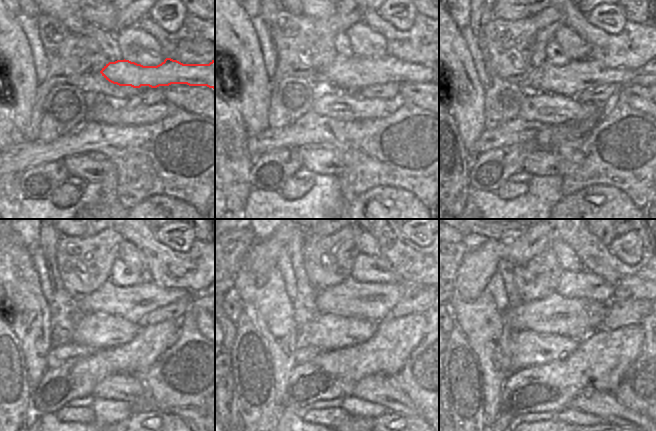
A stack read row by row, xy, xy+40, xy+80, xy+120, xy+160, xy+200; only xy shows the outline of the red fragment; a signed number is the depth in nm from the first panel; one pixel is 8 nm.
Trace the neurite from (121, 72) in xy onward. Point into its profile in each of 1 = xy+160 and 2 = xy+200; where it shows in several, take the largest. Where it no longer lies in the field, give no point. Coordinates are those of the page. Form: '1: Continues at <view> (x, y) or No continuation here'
1: Continues at xy+160 (331, 314)
2: Continues at xy+200 (555, 314)

